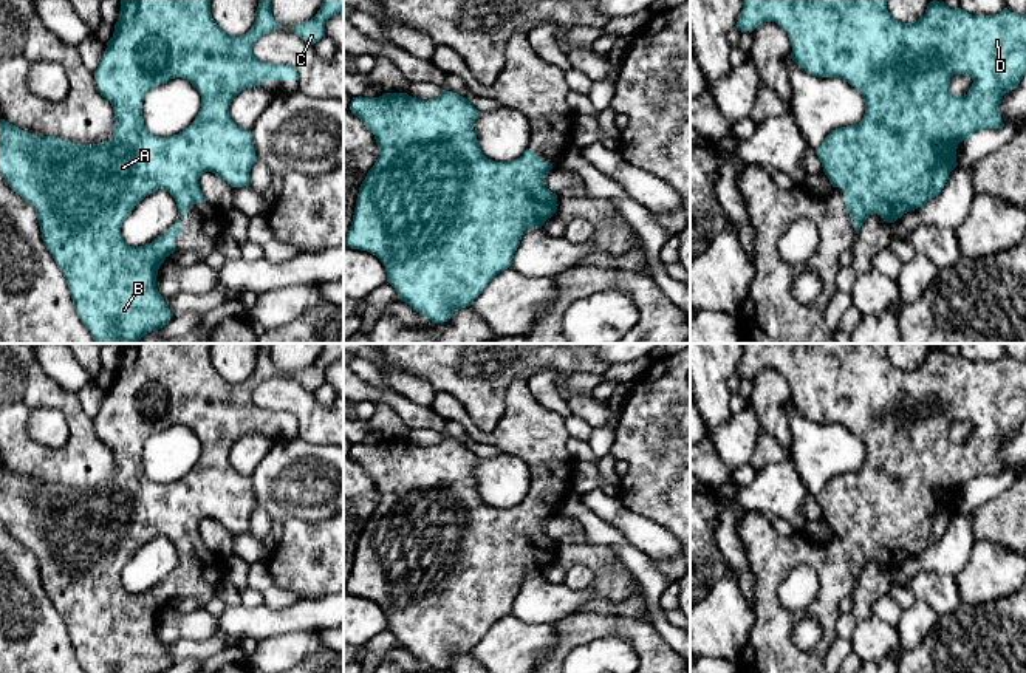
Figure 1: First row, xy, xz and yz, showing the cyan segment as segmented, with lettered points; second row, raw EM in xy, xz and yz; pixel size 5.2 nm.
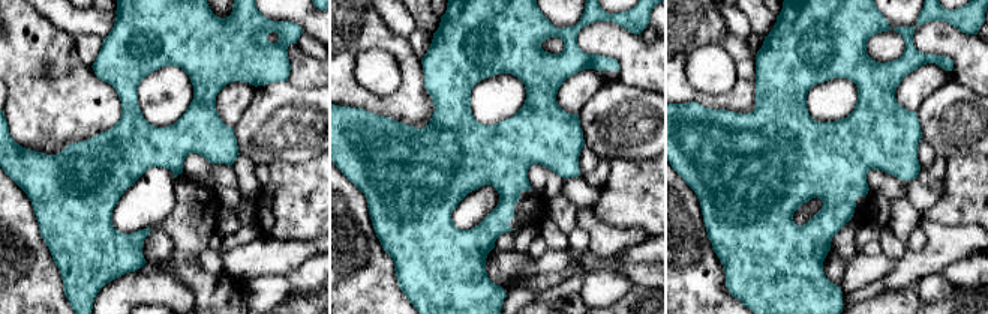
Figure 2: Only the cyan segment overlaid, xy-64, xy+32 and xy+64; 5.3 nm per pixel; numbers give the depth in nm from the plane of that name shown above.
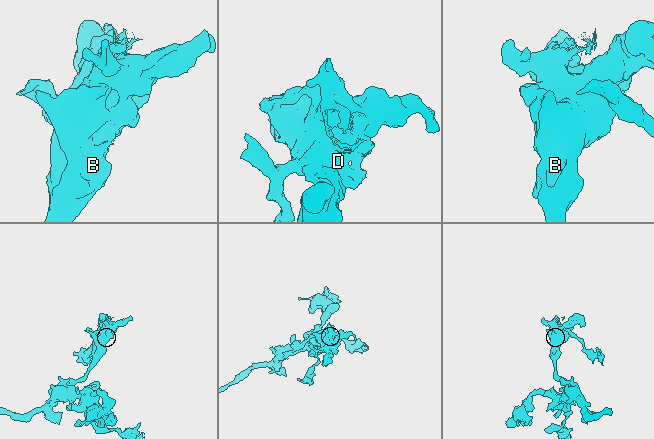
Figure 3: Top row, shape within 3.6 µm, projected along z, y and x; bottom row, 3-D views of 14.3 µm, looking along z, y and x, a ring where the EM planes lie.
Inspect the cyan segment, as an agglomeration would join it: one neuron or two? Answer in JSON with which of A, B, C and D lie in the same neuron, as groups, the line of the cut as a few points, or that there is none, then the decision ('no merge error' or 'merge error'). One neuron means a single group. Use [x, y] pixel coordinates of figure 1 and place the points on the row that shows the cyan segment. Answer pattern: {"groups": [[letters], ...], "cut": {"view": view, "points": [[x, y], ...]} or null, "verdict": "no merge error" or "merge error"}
{"groups": [["A", "B", "C", "D"]], "cut": null, "verdict": "no merge error"}

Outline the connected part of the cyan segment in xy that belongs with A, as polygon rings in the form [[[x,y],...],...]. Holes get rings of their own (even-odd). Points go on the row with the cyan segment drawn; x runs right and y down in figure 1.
[[[121,0],[113,37],[107,42],[94,71],[97,90],[110,101],[115,113],[110,141],[82,145],[56,136],[34,136],[0,119],[0,173],[9,187],[36,209],[43,244],[63,272],[74,309],[96,343],[138,343],[144,334],[170,322],[170,309],[156,289],[156,275],[164,260],[175,252],[173,240],[181,232],[180,218],[187,215],[189,204],[200,204],[204,198],[198,184],[200,176],[212,172],[232,187],[249,186],[249,172],[257,161],[252,135],[231,119],[229,105],[241,90],[263,85],[266,80],[299,80],[294,67],[266,63],[252,53],[262,36],[279,28],[271,14],[271,0],[258,0],[252,28],[238,37],[227,36],[215,23],[210,0]],[[175,77],[186,79],[197,88],[201,108],[186,130],[159,138],[144,125],[142,101],[153,87]],[[158,189],[175,198],[180,218],[150,244],[127,244],[121,235],[124,220],[139,201]]]

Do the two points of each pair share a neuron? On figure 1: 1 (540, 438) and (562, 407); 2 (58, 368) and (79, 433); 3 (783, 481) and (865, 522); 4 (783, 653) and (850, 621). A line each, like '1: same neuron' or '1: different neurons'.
1: different neurons
2: different neurons
3: different neurons
4: different neurons

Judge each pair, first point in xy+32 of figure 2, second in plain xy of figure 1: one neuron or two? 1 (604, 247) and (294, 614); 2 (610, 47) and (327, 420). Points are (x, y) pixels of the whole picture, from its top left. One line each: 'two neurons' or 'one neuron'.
1: two neurons
2: one neuron

